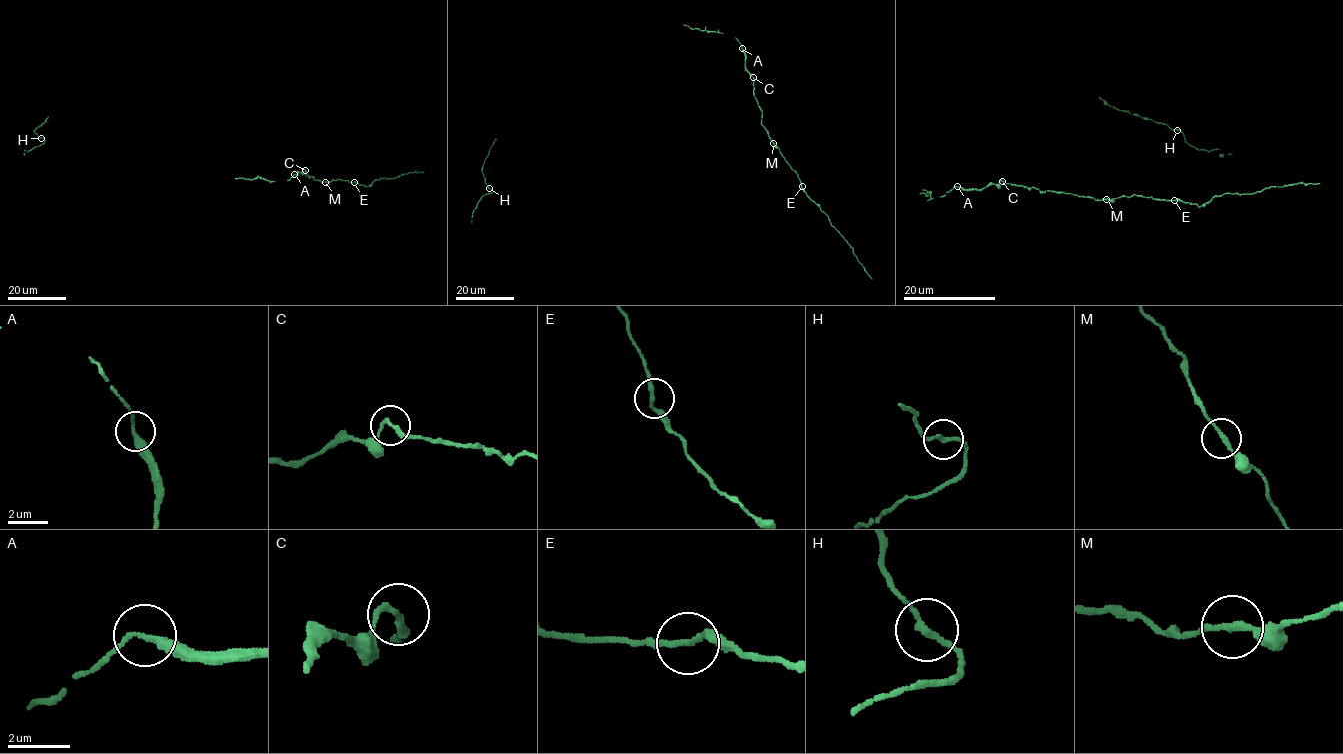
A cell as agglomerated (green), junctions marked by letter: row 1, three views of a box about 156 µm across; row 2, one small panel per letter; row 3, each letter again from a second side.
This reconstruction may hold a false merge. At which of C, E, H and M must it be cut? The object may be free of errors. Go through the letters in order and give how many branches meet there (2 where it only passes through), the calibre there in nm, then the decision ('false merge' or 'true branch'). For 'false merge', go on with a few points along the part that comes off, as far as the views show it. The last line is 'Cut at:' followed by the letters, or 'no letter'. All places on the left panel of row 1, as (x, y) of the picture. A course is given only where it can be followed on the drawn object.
C: 2 branches meet; 200 nm thick; true branch
E: 2 branches meet; 200 nm thick; true branch
H: 2 branches meet; 200 nm thick; true branch
M: 2 branches meet; 200 nm thick; true branch
Cut at: no letter

